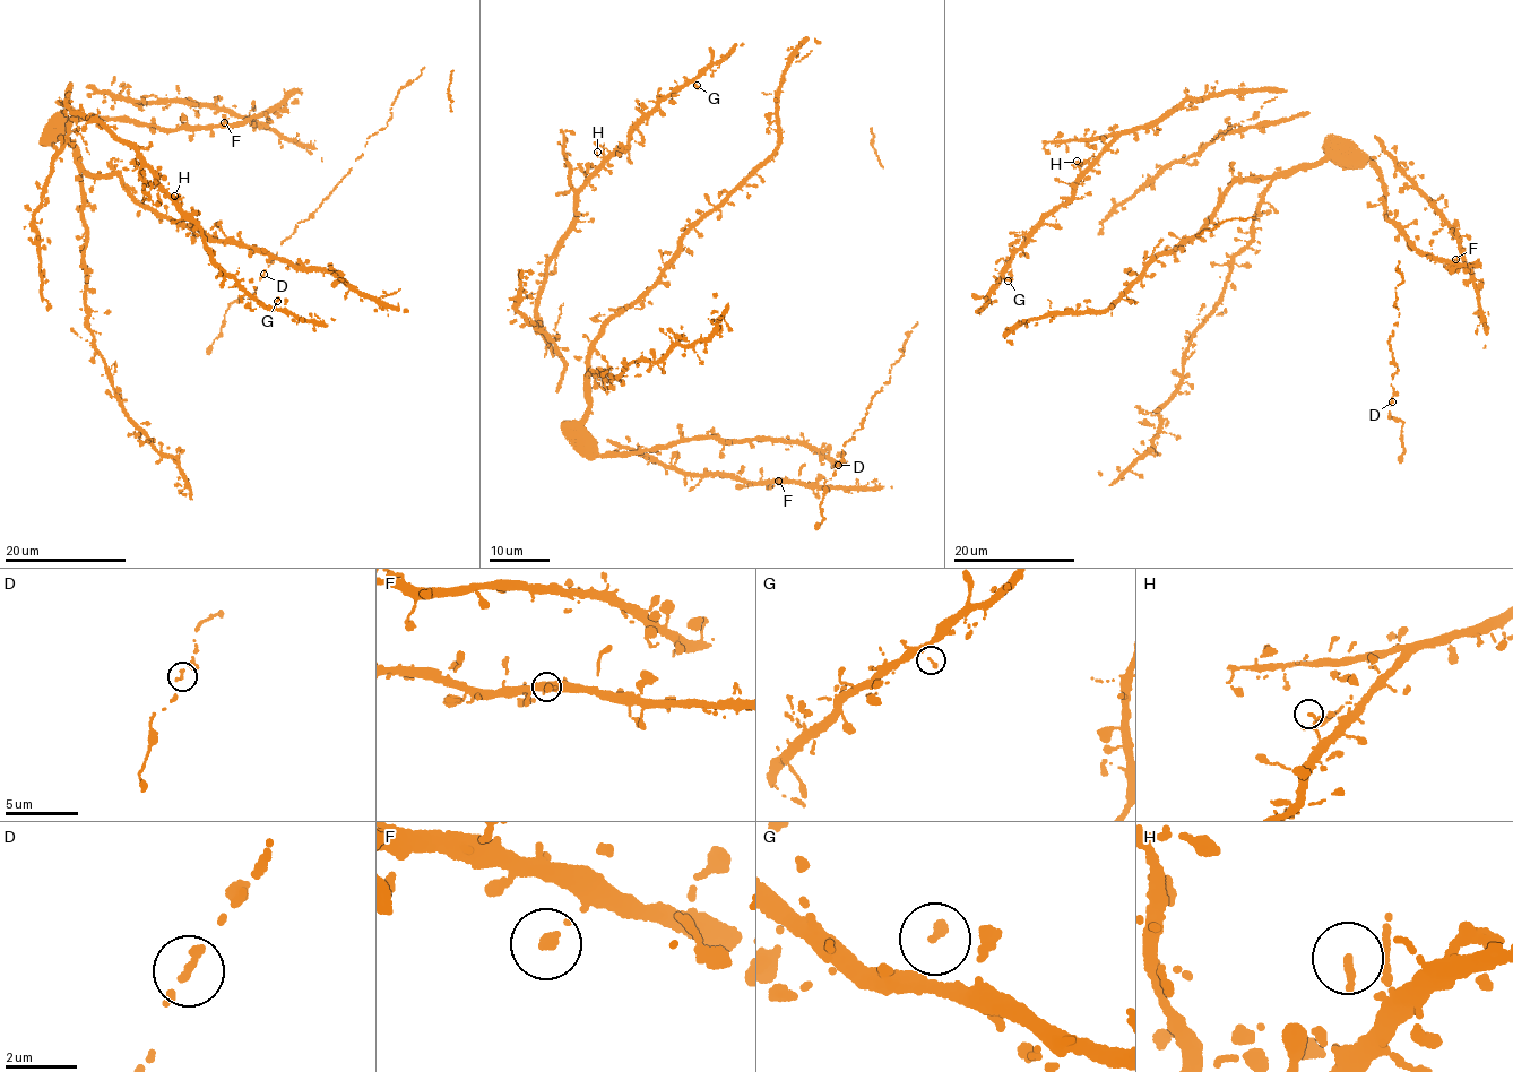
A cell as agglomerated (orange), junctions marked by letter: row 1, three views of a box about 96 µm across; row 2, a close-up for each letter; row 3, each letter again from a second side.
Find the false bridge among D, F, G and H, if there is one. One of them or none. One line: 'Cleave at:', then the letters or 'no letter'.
Cleave at: no letter

